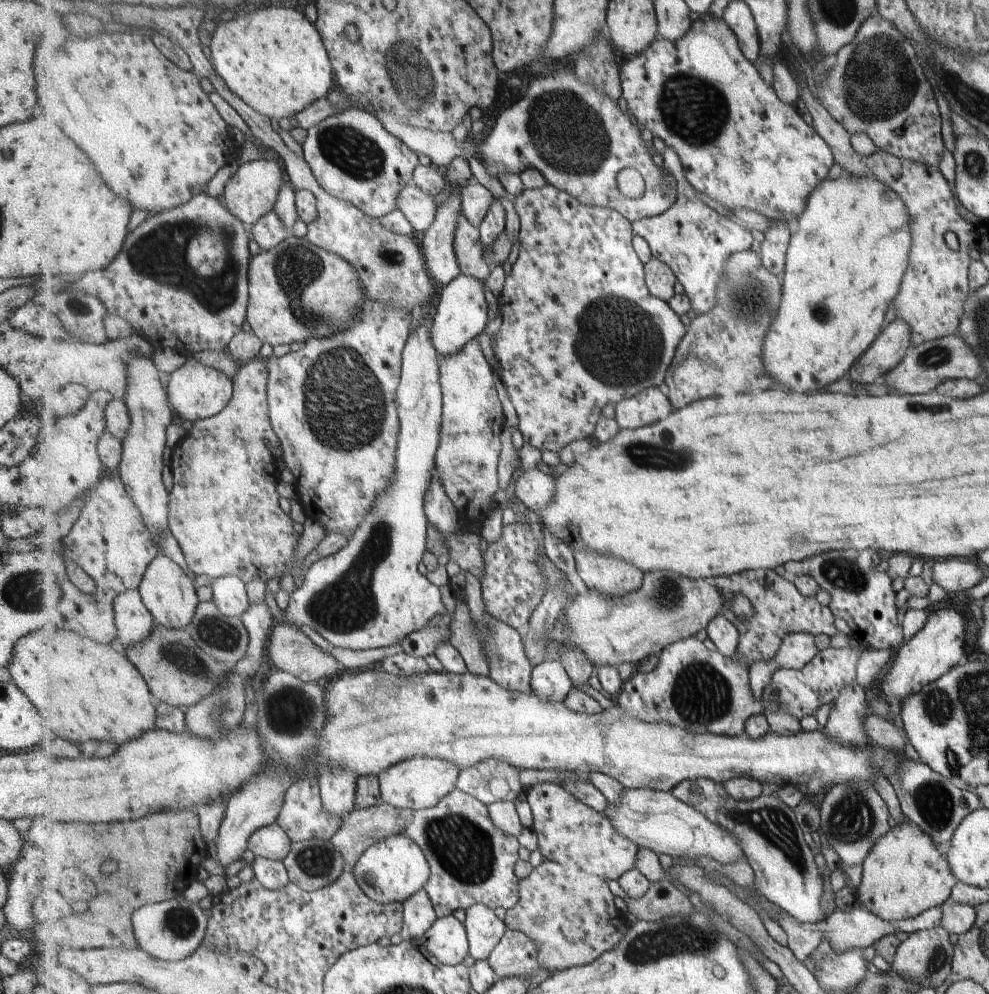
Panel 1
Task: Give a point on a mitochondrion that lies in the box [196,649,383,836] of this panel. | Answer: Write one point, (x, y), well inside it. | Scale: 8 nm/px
(291, 713)

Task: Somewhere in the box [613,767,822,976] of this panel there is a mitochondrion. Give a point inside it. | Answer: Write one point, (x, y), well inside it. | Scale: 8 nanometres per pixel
(687, 937)

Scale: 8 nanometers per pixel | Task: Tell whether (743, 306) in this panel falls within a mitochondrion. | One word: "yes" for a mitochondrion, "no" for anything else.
yes

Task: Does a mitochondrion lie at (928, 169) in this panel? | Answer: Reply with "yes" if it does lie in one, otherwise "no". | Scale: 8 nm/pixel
no

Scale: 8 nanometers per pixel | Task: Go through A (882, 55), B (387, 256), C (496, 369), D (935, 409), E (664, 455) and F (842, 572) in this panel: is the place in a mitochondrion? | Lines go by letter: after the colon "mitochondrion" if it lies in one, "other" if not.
A: mitochondrion
B: mitochondrion
C: other
D: other
E: mitochondrion
F: mitochondrion

